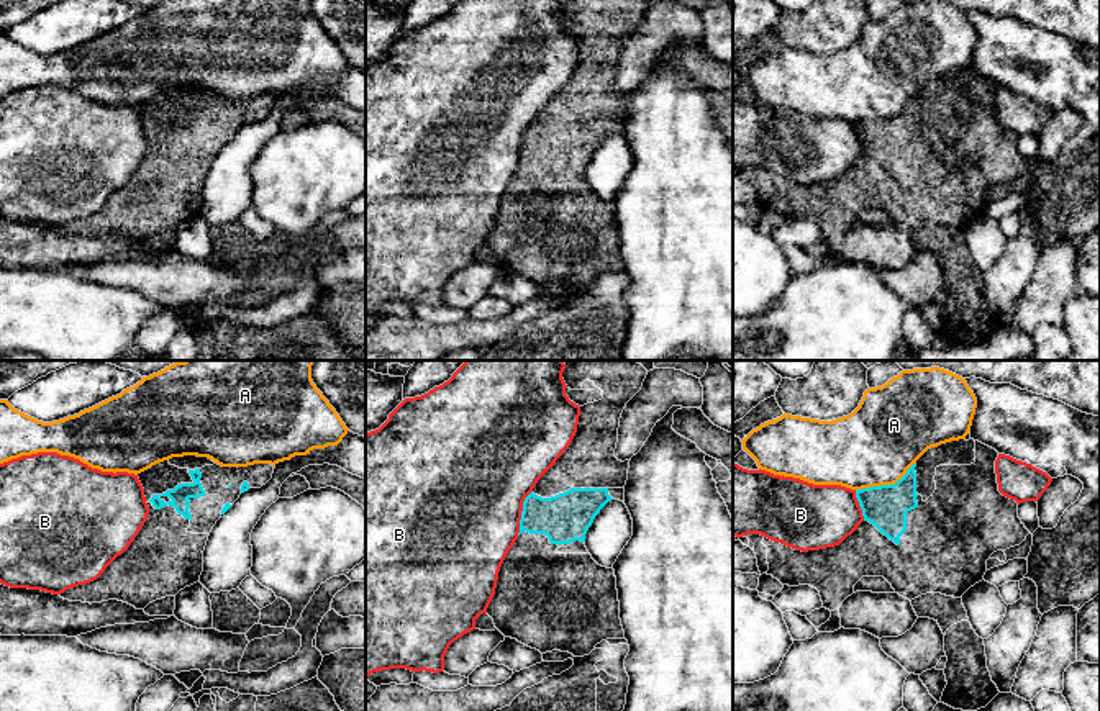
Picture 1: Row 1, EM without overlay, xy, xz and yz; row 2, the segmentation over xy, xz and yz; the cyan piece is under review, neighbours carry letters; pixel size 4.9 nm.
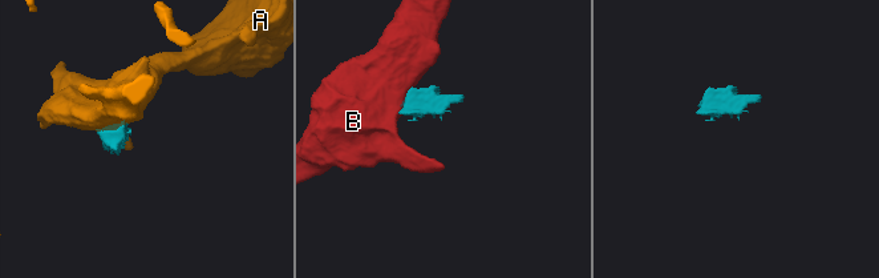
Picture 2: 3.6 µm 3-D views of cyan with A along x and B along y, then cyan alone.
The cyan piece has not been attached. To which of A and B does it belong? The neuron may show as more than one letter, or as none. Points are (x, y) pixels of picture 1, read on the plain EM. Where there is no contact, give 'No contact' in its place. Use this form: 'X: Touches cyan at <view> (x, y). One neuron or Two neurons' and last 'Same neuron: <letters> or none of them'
A: Touches cyan at yz (886, 118). Two neurons
B: Touches cyan at xz (522, 146). Two neurons
Same neuron: none of them

